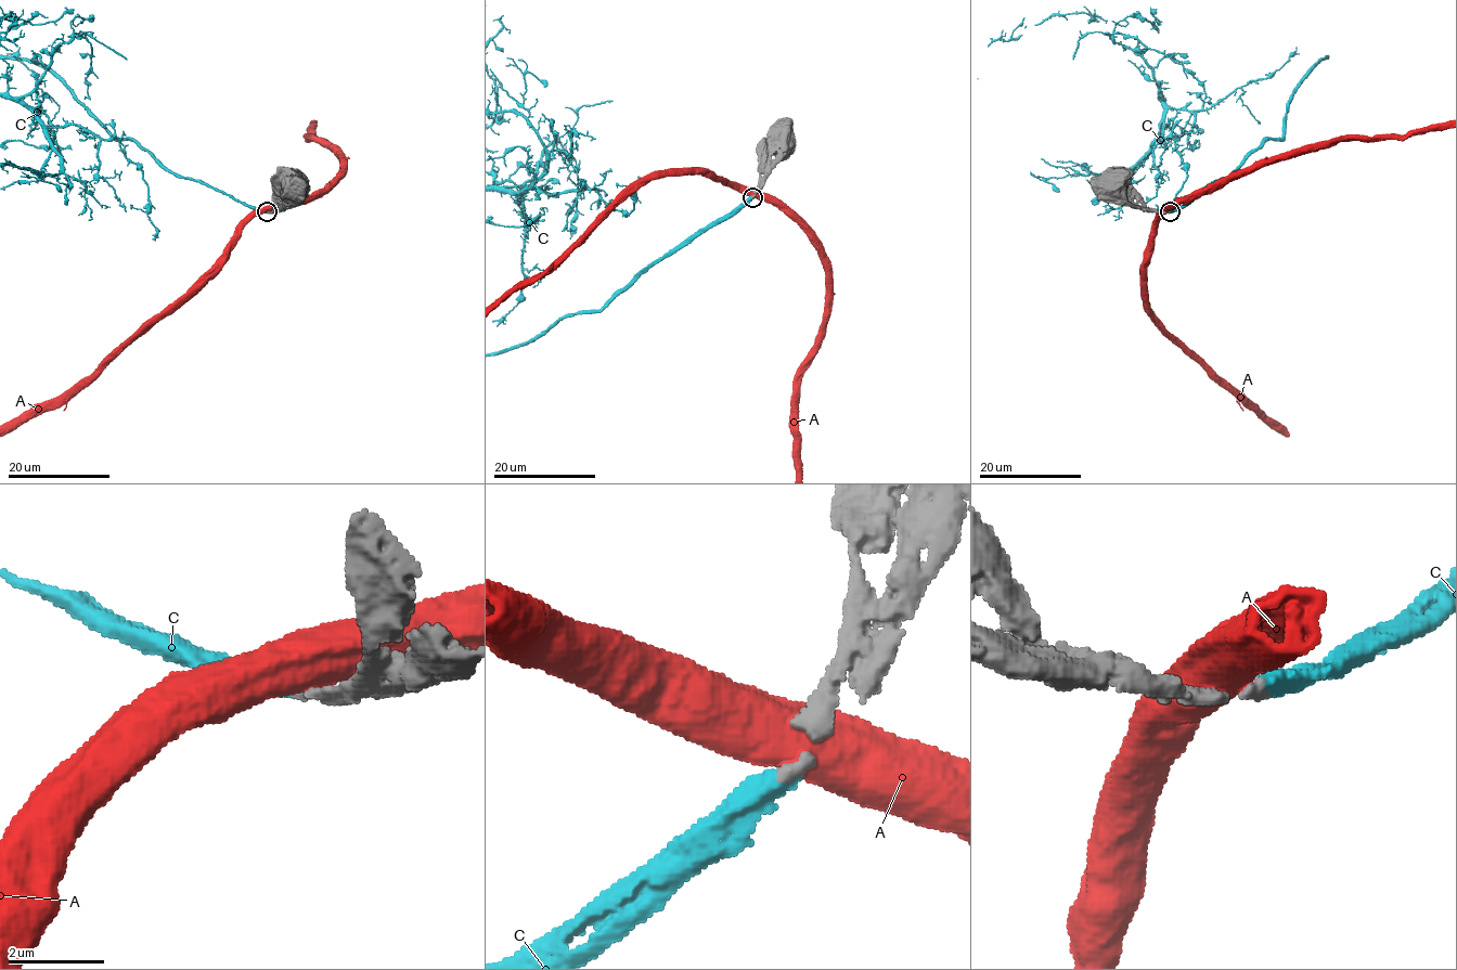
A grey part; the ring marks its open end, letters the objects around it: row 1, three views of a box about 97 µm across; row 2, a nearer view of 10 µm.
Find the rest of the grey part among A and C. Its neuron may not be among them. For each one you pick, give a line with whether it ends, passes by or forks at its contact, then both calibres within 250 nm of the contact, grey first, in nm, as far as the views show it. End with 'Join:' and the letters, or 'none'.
C: it ends there; 280 nm thick on the grey side, 460 nm on the other
Join: C

